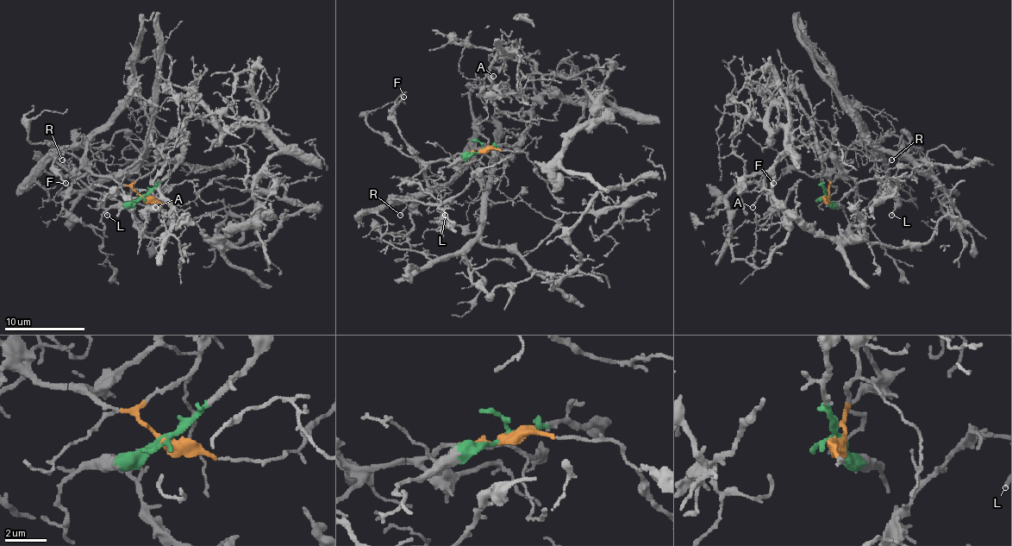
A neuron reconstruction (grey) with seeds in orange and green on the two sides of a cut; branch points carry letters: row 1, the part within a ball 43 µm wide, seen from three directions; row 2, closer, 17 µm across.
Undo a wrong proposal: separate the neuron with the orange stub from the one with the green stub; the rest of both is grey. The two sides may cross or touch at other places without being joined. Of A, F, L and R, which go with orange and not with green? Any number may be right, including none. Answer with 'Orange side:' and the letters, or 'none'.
Orange side: F, L, R

